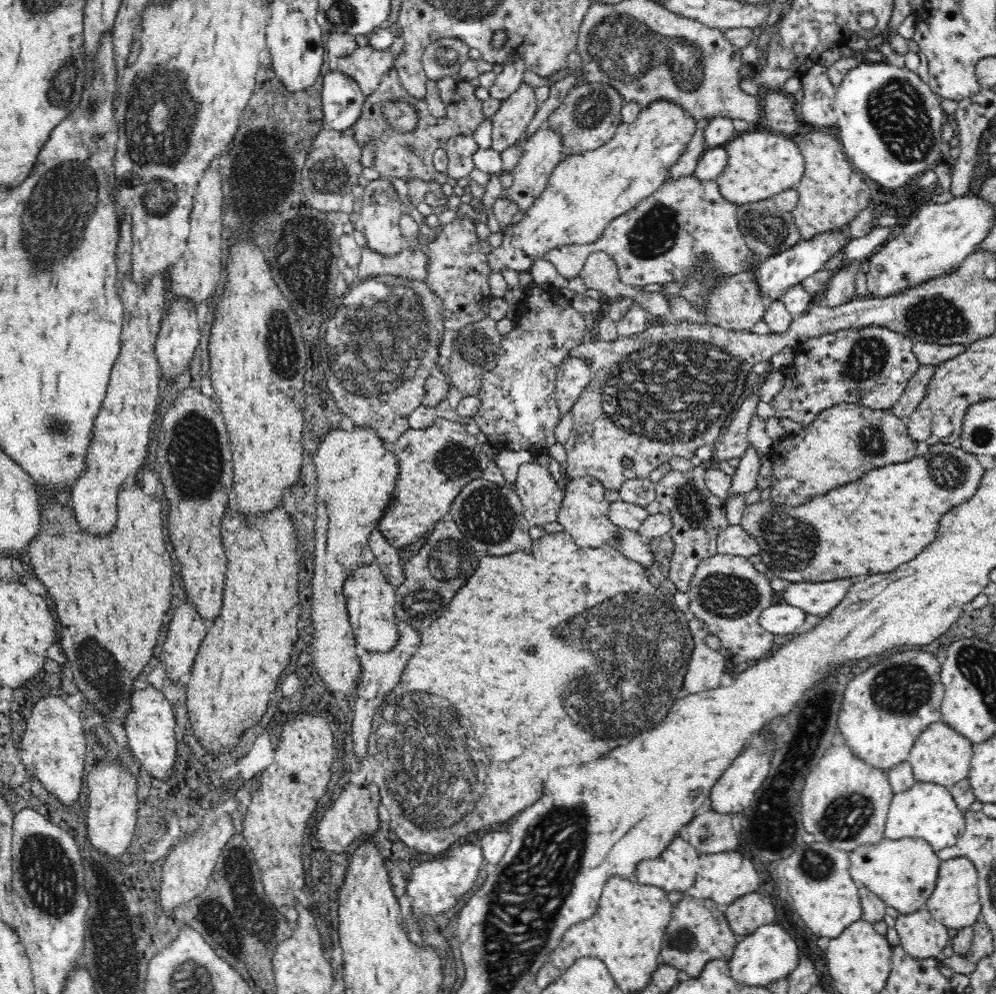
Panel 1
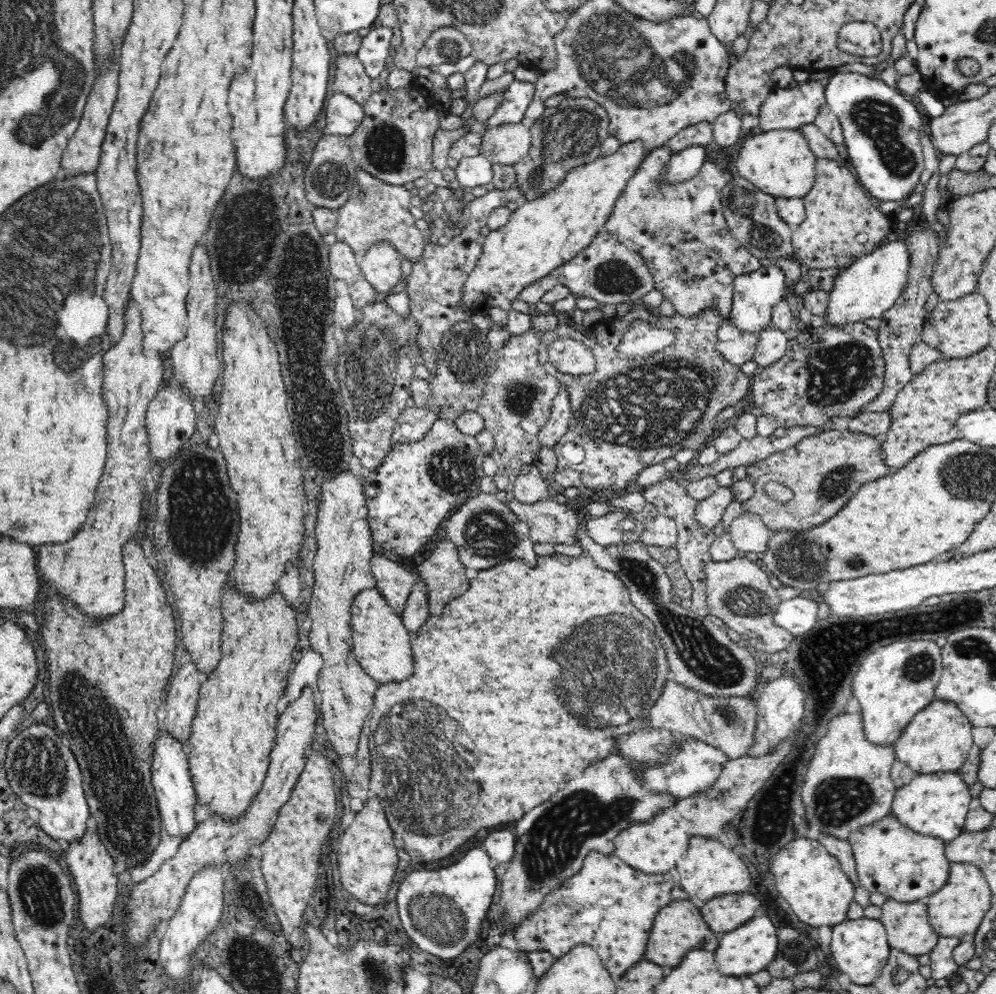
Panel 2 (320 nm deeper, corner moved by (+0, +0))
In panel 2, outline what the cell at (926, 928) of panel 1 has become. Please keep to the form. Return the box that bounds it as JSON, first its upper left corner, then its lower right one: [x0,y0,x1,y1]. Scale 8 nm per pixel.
[881,899,939,956]

